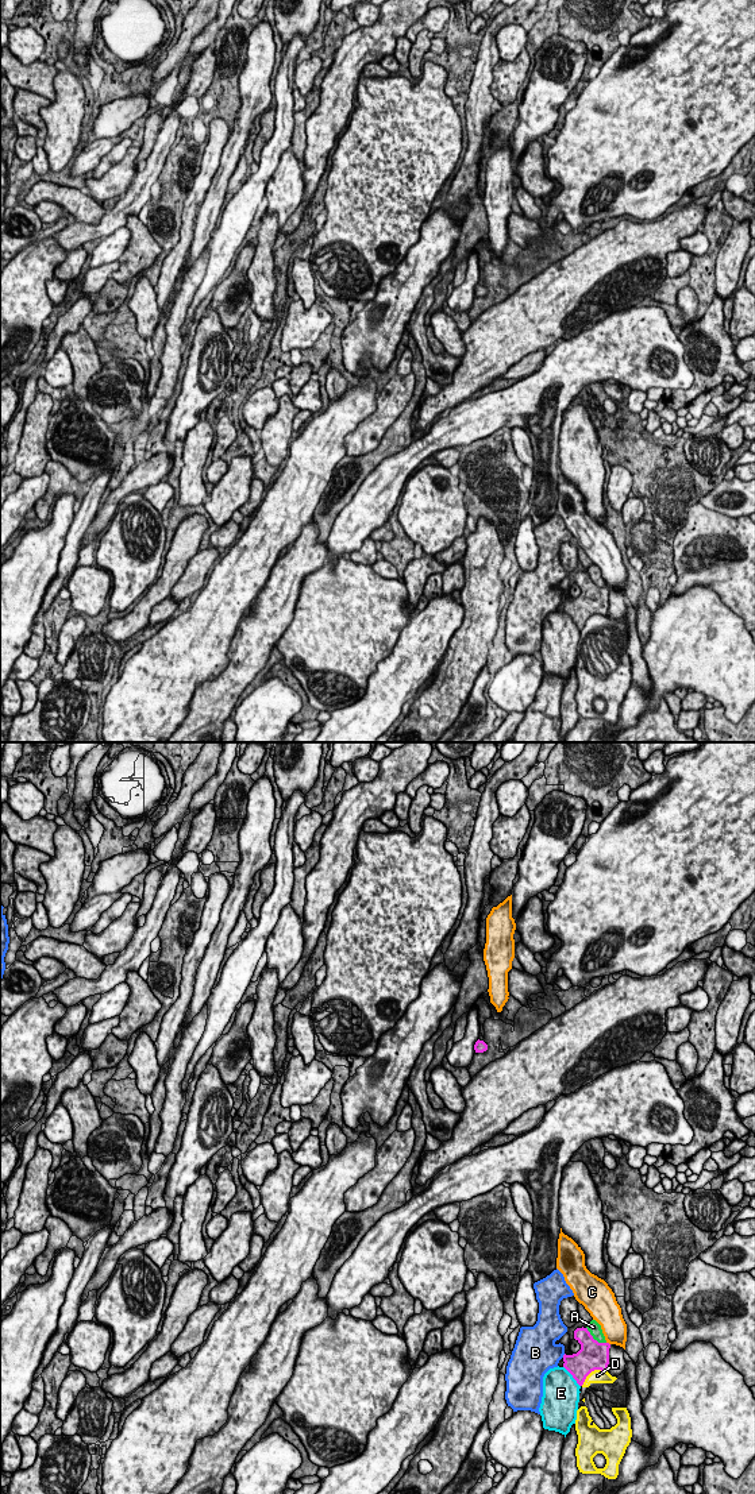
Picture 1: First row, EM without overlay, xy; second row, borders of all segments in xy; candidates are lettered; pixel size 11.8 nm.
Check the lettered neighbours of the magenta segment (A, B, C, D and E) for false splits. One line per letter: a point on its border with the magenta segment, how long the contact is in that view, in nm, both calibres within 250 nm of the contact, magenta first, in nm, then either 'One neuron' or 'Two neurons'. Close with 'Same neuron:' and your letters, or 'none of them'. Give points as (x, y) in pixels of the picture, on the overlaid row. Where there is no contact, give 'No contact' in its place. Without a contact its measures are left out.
A: Touches magenta at xy (593, 1339). Shared border 320 nm. Thickness 340 nm (magenta) against 160 nm. Two neurons
B: Touches magenta at xy (563, 1355). Shared border 60 nm. Thickness 300 nm (magenta) against 380 nm. Two neurons
C: Touches magenta at xy (608, 1343). Shared border 60 nm. Thickness 340 nm (magenta) against 300 nm. Two neurons
D: Touches magenta at xy (592, 1370). Shared border 380 nm. Thickness 340 nm (magenta) against 160 nm. Two neurons
E: Touches magenta at xy (573, 1377). Shared border 320 nm. Thickness 300 nm (magenta) against 440 nm. Two neurons
Same neuron: none of them

